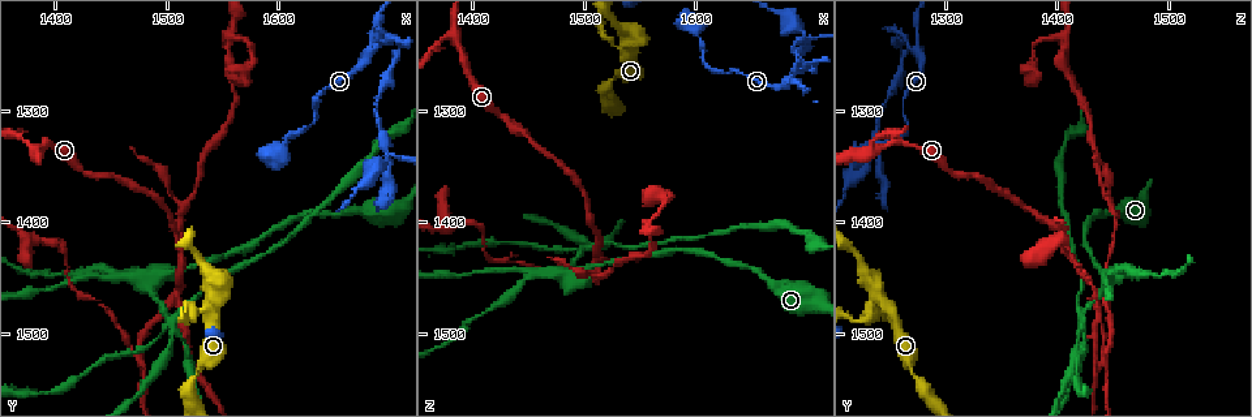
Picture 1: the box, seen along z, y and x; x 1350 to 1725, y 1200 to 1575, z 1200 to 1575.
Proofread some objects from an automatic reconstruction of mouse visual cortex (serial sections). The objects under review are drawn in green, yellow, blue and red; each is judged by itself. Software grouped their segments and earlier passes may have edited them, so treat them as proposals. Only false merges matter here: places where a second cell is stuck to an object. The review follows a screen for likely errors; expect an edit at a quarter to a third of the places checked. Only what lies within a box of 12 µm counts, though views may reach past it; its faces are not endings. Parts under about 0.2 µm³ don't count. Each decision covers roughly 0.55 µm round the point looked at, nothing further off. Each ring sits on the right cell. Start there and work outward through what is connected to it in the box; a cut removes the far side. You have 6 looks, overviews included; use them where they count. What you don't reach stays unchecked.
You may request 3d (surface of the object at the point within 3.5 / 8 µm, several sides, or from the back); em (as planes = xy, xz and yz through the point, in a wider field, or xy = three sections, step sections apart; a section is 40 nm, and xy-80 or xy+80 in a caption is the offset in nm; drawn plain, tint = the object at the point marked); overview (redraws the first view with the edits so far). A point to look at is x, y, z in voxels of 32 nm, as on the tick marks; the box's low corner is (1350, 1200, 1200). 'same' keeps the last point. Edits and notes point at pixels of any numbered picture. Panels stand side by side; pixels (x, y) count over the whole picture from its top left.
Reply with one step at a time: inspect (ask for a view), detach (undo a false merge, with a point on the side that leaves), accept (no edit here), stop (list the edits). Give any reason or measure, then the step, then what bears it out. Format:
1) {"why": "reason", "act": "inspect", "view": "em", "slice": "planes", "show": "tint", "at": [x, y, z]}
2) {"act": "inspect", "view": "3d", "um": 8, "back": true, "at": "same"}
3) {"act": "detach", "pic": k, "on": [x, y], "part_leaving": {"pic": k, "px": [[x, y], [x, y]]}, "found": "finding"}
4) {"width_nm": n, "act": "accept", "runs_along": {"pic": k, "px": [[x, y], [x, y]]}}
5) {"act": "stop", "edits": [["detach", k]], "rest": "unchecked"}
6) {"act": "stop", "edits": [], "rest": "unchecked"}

{"why": "arms part here", "act": "inspect", "view": "3d", "um": 3.5, "at": [1382, 1334, 1230]}

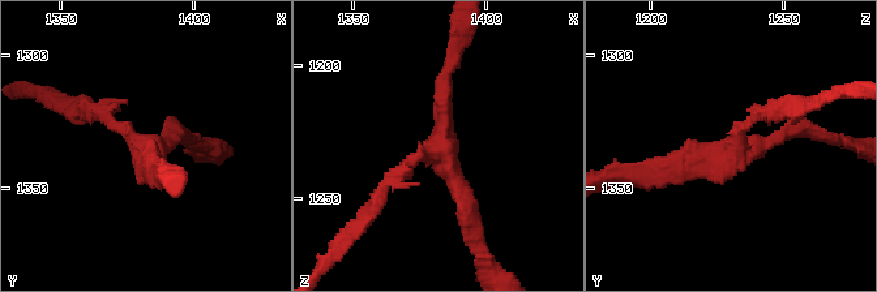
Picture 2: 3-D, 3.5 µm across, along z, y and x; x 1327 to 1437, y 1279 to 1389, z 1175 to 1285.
{"arms": 3, "arm_widths_nm": [150, 200, 300], "why": "now the EM", "act": "inspect", "view": "em", "slice": "xy", "step": 2, "show": "tint", "at": [1382, 1337, 1231]}

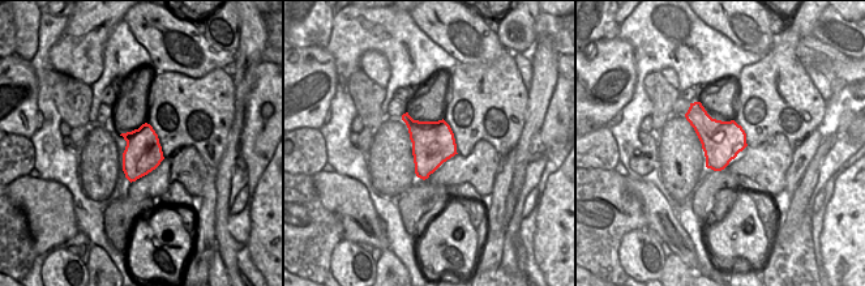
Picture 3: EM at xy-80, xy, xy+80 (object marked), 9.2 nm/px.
{"width_nm": 400, "act": "accept", "runs_along": {"pic": 2, "px": [[805, 127], [719, 166], [651, 175]]}, "found": "one cell here"}

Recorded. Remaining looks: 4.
{"why": "sharp bend", "act": "inspect", "view": "3d", "um": 3.5, "at": [1682, 1244, 1274]}

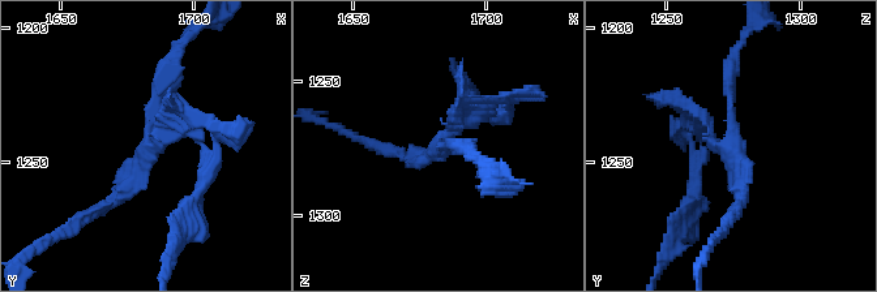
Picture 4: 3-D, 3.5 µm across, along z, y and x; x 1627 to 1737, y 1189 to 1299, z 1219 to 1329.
{"why": "now the EM", "act": "inspect", "view": "em", "slice": "xy", "step": 5, "show": "tint", "at": [1683, 1245, 1273]}

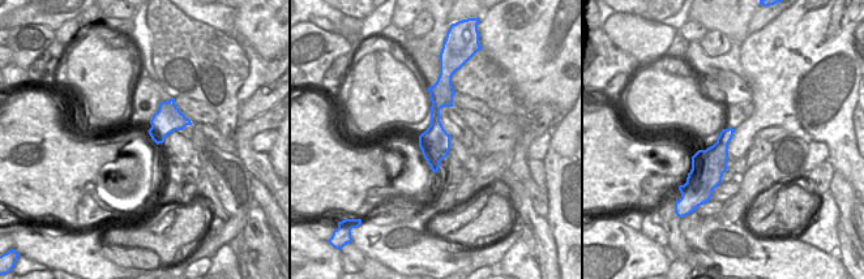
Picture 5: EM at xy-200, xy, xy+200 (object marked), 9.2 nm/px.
{"act": "detach", "pic": 4, "on": [705, 154], "part_leaving": {"pic": 4, "px": [[714, 142], [701, 131], [692, 202]]}, "found": "two cells meet here"}

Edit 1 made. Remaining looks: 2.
{"why": "two arms in line, one across", "act": "inspect", "view": "3d", "um": 3.5, "at": [1540, 1476, 1252]}

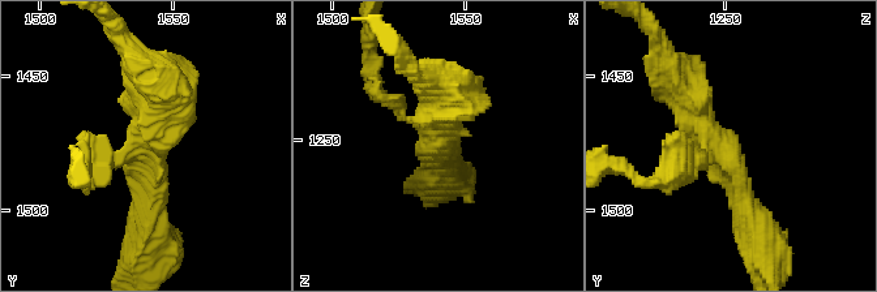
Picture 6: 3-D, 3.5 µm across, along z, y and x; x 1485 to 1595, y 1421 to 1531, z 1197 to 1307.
{"arms": 3, "arm_widths_nm": [200, 350, 500], "why": "need the tissue", "act": "inspect", "view": "em", "slice": "planes", "show": "tint", "at": [1540, 1478, 1250]}

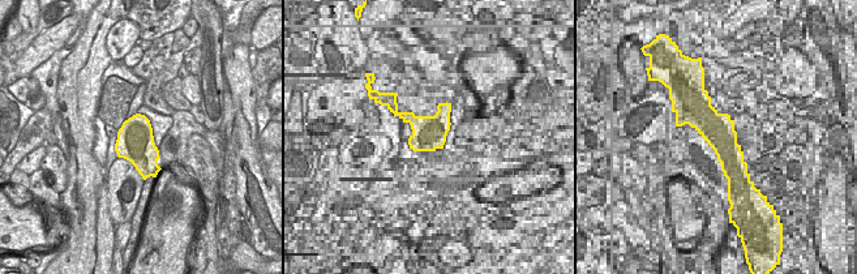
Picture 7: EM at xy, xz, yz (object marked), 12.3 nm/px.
{"act": "accept", "runs_along": {"pic": 6, "px": [[760, 232], [730, 159], [674, 80]]}, "found": "all the same cell"}

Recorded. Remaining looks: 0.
{"act": "stop", "edits": [["detach", 4]], "rest": "unchecked"}

